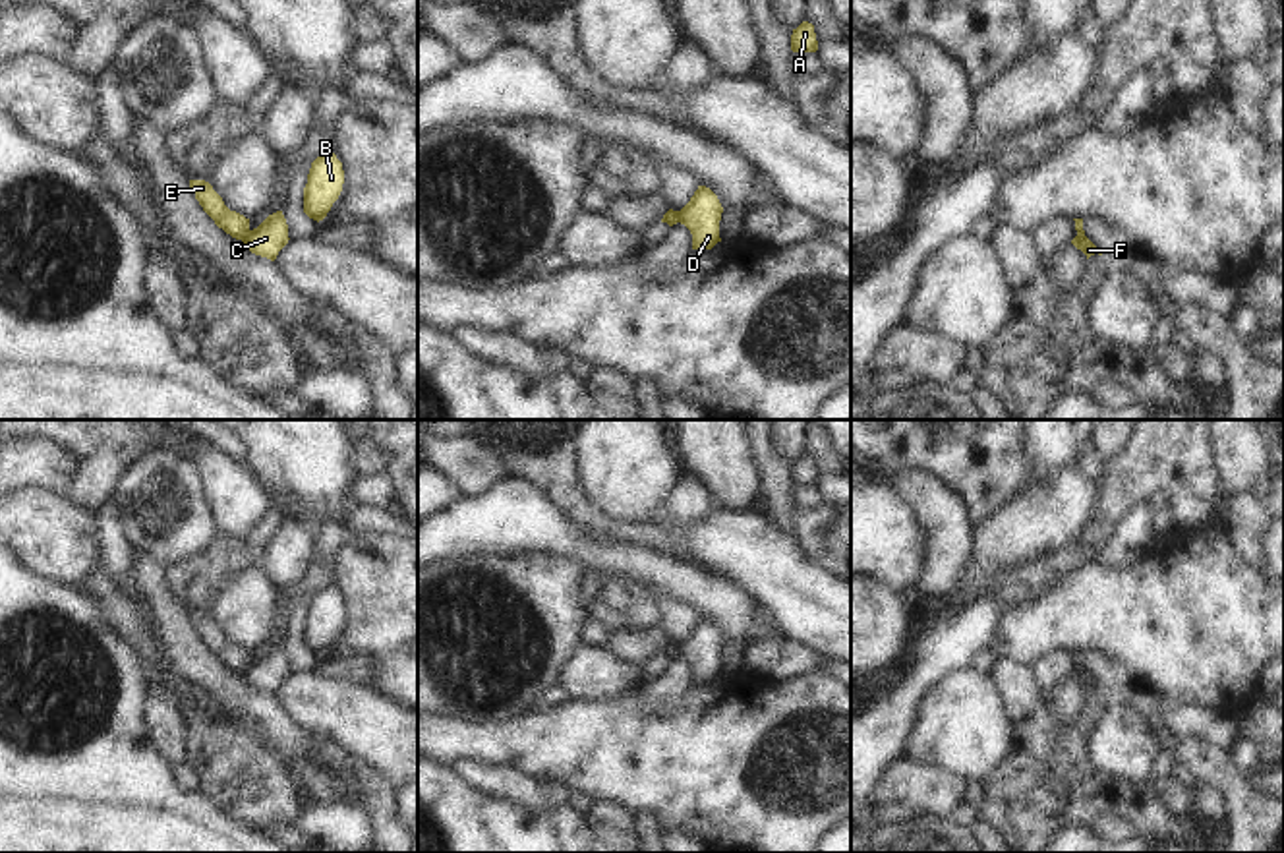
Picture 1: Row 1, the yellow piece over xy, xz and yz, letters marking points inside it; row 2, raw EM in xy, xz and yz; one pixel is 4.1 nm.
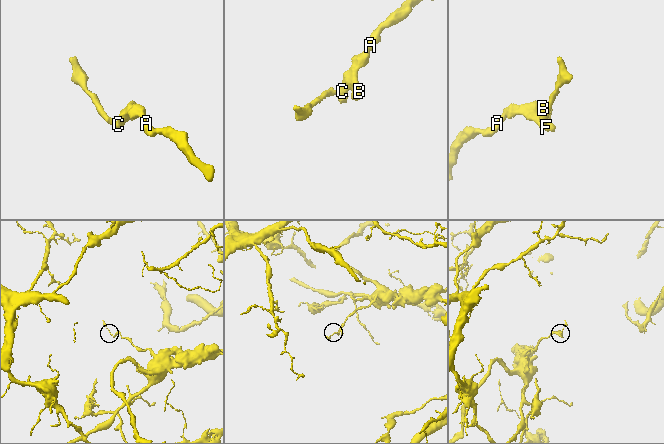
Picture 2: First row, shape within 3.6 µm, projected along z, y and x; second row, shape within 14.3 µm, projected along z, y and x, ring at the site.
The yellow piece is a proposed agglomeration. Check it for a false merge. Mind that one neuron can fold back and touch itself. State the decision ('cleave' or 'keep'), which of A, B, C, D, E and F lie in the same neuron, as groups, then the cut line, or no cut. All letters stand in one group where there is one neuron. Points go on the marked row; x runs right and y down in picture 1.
cleave; groups A B C D F / E; cut xy (250, 231), (240, 238)

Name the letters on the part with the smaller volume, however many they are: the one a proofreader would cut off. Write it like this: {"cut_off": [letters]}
{"cut_off": ["E"]}

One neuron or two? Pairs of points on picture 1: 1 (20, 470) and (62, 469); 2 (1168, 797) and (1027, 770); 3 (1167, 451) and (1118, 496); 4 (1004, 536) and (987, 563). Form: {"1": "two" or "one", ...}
{"1": "one", "2": "two", "3": "one", "4": "one"}

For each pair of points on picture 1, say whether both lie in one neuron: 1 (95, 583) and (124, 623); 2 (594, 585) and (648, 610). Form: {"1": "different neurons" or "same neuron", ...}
{"1": "same neuron", "2": "same neuron"}

